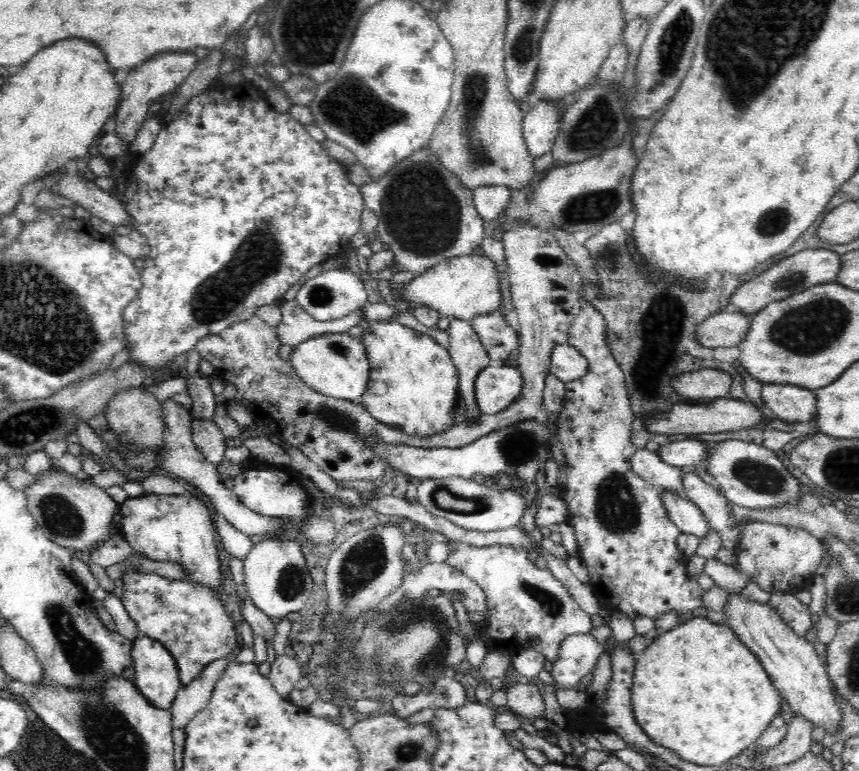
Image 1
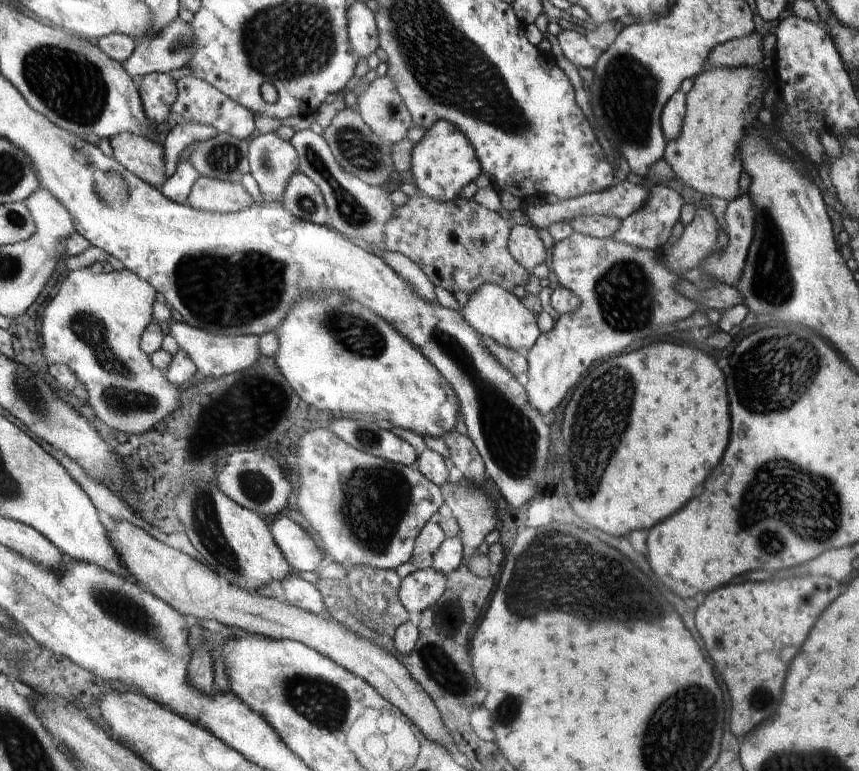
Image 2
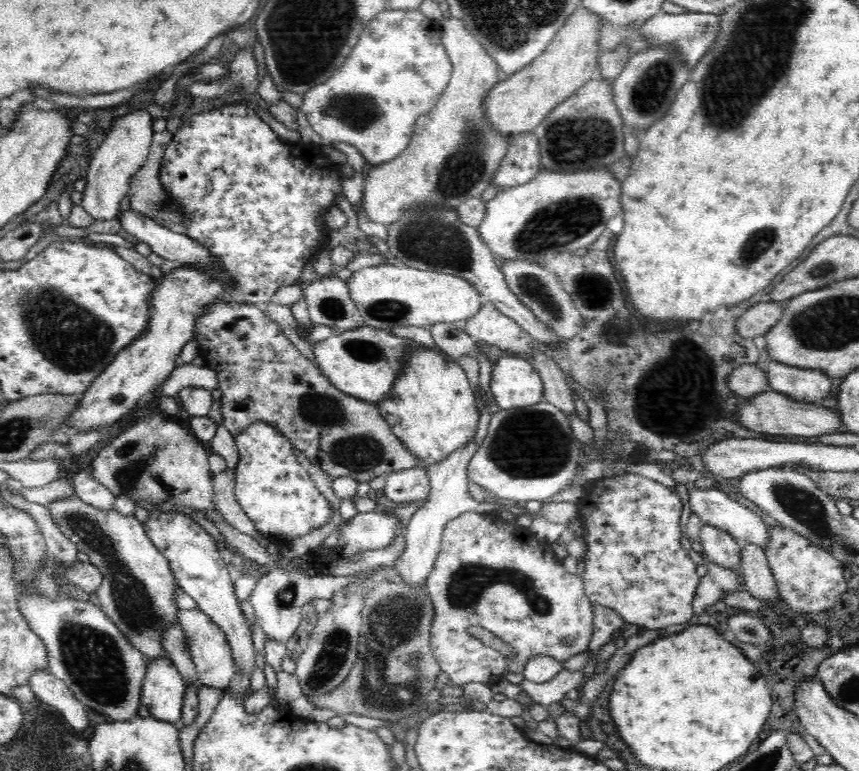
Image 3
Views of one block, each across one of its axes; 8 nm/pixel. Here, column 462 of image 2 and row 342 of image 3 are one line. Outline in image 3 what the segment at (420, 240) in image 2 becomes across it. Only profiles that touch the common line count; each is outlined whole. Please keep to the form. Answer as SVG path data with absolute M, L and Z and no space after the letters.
M220 299L215 300L215 304L210 305L198 318L195 324L195 339L198 345L198 356L204 359L205 366L213 370L217 374L218 386L222 392L221 397L221 413L223 417L222 425L231 433L235 438L242 432L249 428L250 425L257 422L266 422L267 424L274 425L278 428L279 432L286 436L287 440L290 440L293 447L300 452L304 452L306 457L310 459L310 462L314 466L320 467L332 480L340 477L350 477L358 482L370 482L376 476L386 476L392 471L405 471L406 469L418 467L418 459L410 453L410 450L406 449L402 440L398 439L390 429L390 425L386 423L386 420L381 415L378 404L368 403L362 399L356 398L352 395L347 395L346 392L339 391L328 381L320 367L316 362L308 360L306 356L302 355L296 348L296 345L288 339L286 335L280 330L278 323L270 319L270 316L264 311L260 310L254 303L234 303L234 301L222 301Z

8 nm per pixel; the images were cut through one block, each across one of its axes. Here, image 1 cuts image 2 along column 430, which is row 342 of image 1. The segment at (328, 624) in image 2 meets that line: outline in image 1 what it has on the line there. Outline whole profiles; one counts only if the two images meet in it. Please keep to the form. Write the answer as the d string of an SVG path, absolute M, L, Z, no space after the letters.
M727 309L702 320L696 326L696 339L703 347L738 346L750 328L750 315Z

